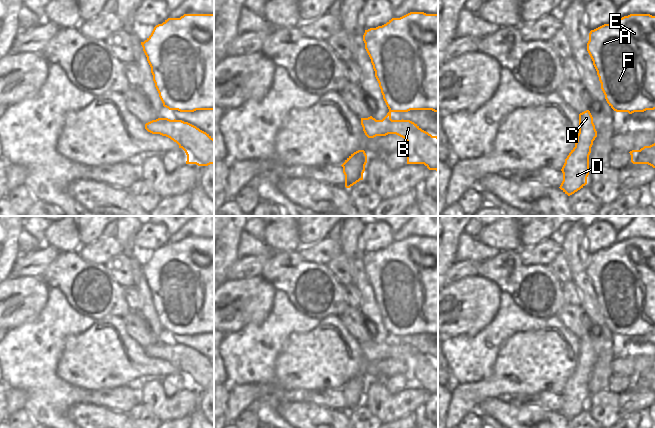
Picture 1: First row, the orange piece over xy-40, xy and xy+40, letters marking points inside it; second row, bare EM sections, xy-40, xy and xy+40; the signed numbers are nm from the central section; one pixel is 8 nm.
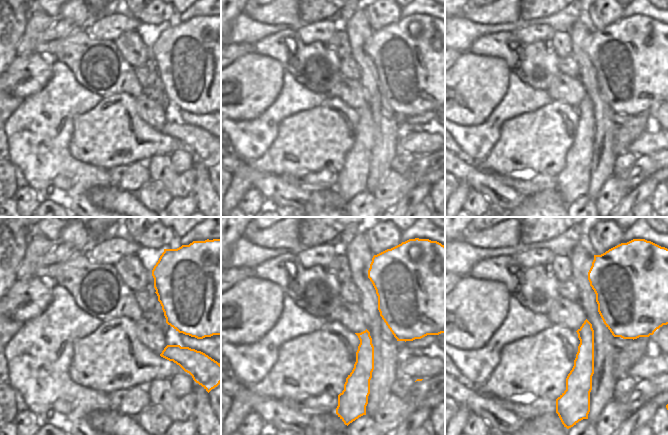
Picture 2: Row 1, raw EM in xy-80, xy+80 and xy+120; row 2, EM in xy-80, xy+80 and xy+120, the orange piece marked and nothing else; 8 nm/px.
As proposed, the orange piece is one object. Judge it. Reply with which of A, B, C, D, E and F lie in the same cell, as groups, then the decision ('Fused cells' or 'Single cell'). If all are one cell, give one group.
Groups: A B C D E F. Single cell.

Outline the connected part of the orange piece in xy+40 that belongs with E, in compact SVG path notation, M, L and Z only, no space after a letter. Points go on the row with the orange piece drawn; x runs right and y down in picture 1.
M630 14L591 30L587 51L614 111L632 114L655 109L655 16Z

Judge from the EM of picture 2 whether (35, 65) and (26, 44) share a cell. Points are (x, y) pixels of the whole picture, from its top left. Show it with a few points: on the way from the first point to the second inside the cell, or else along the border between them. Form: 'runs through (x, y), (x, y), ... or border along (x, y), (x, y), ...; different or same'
border along (33, 52), (16, 55); different

